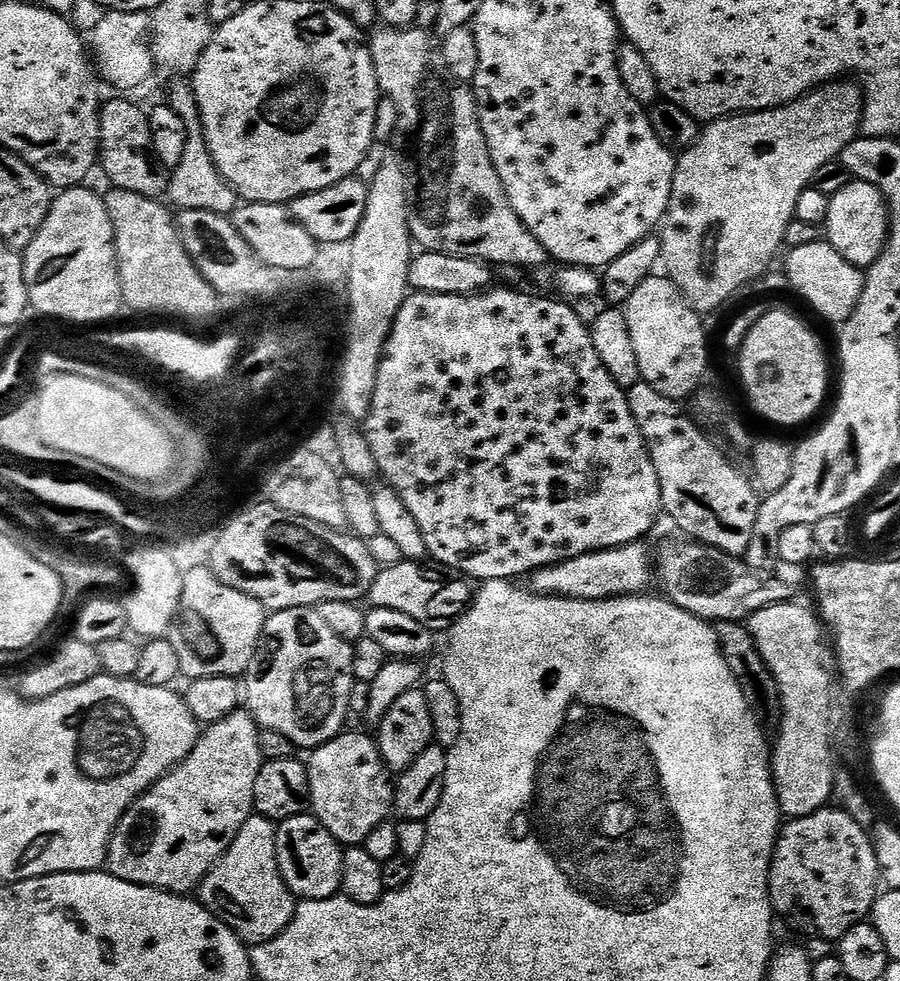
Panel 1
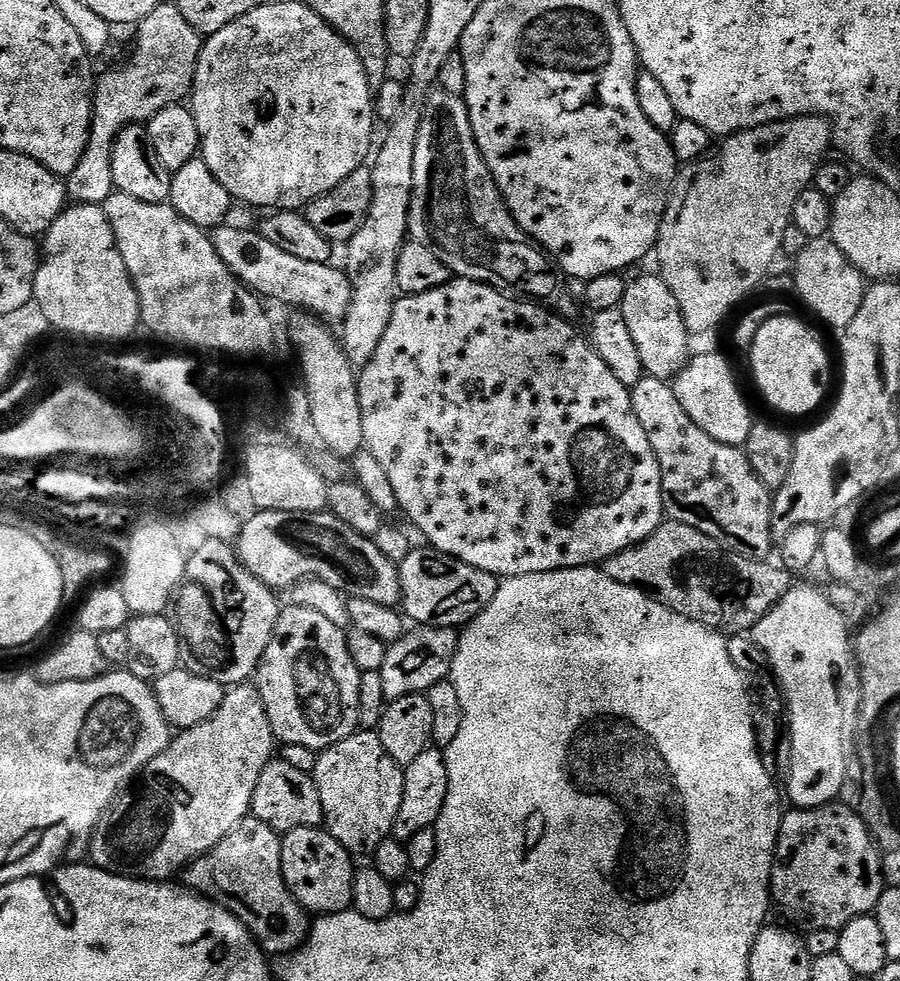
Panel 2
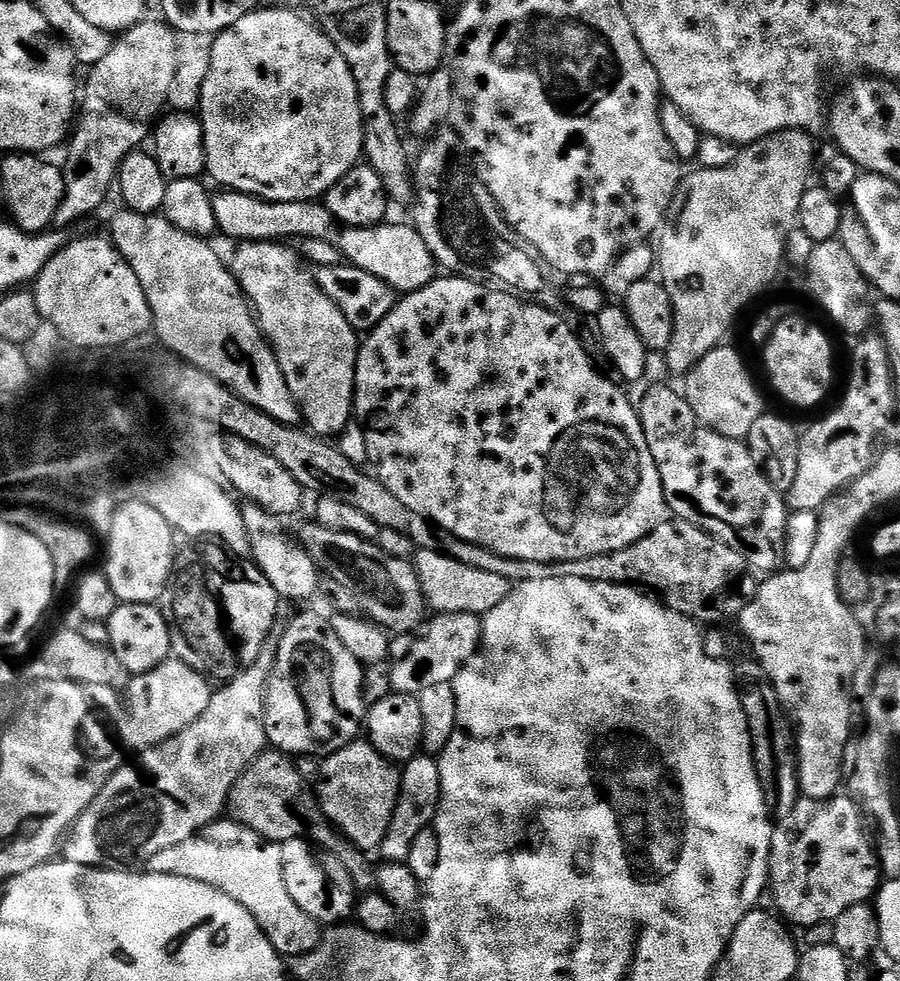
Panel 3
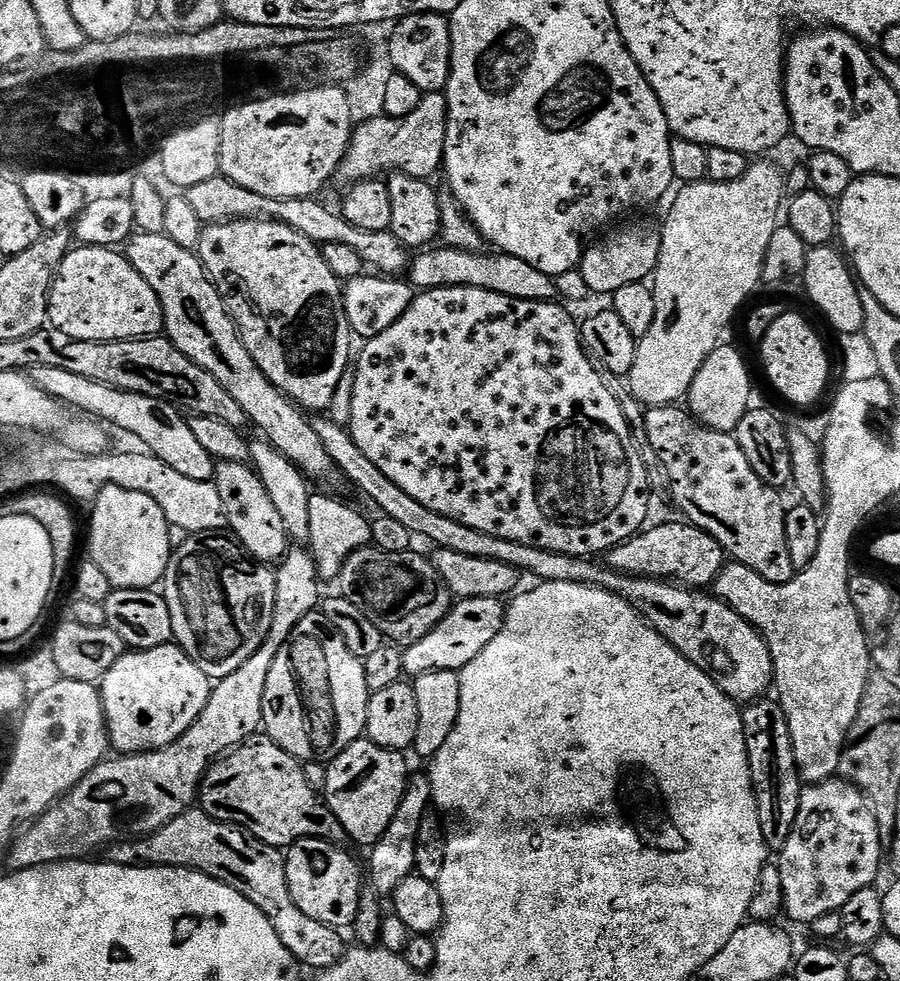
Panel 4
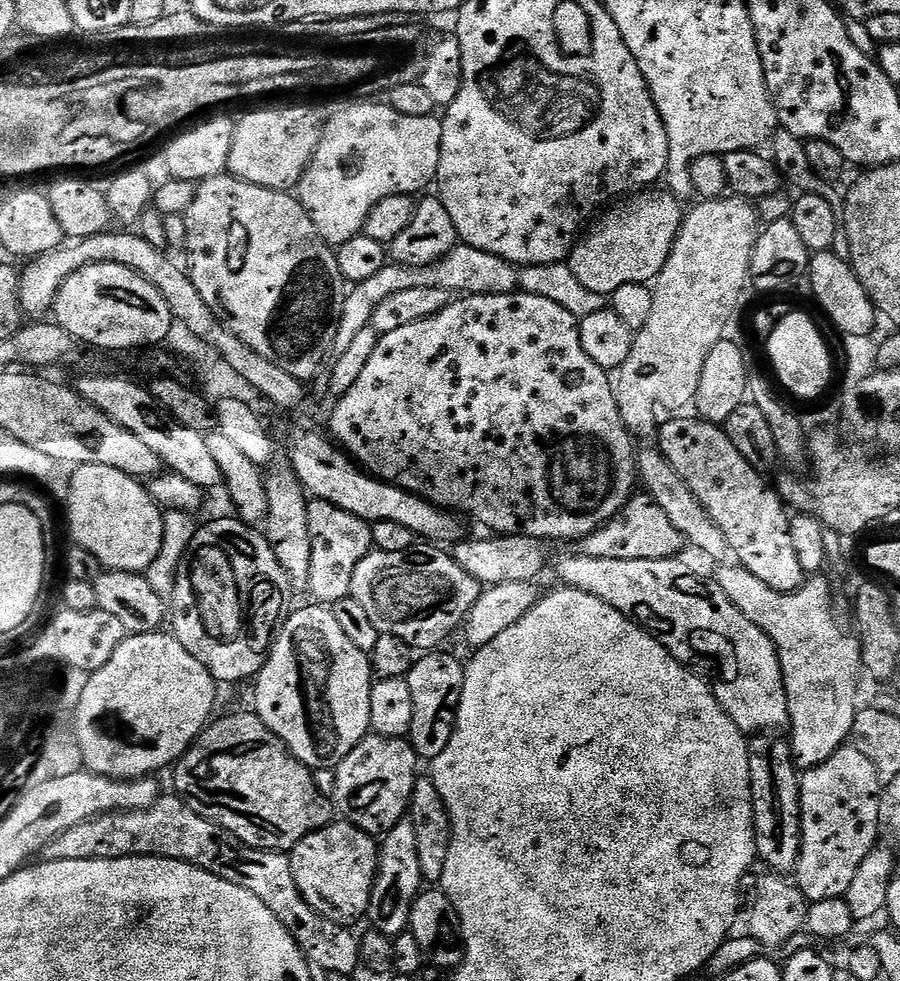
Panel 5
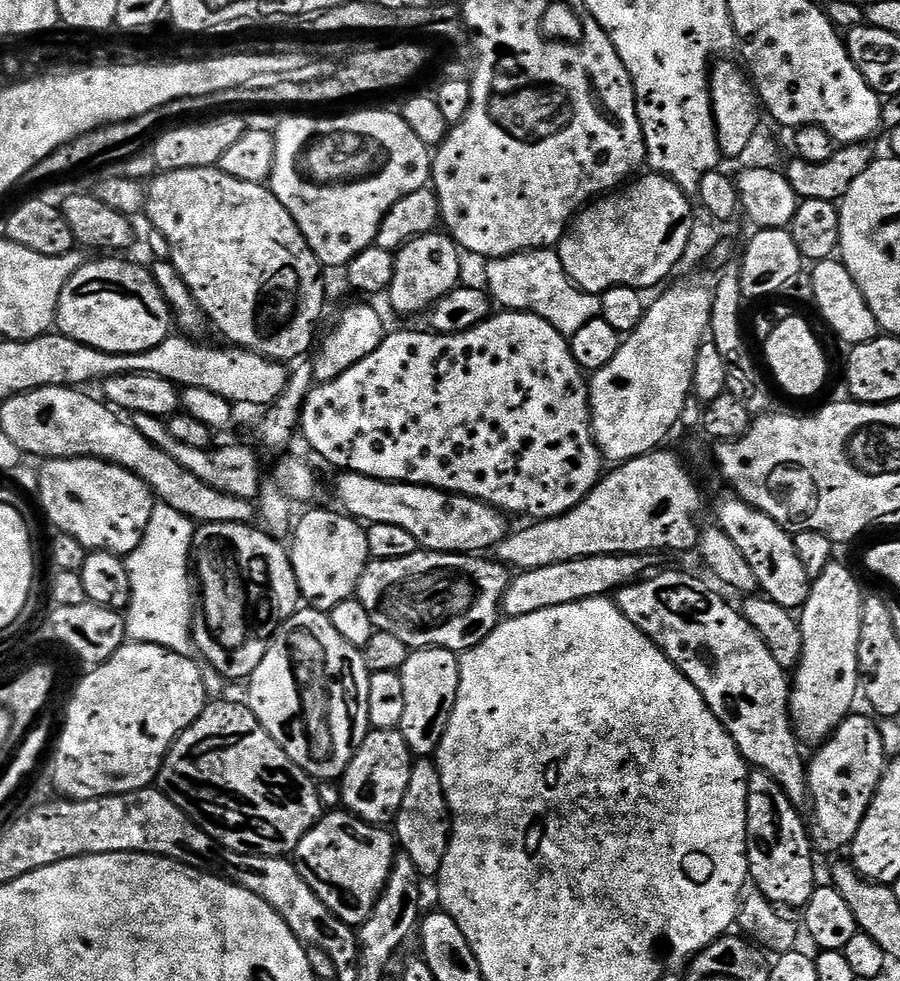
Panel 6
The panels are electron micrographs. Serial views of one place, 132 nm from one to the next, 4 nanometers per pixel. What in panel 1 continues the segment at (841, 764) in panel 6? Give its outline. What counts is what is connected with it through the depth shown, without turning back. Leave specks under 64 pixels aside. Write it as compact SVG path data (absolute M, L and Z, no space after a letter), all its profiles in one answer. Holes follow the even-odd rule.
M831 806L819 808L814 814L809 816L798 816L789 819L787 823L781 827L779 836L776 837L776 849L772 852L772 865L768 871L768 893L772 899L772 910L777 917L780 916L792 928L797 928L804 935L804 938L817 936L823 940L831 940L839 942L849 930L856 924L865 923L872 915L872 907L876 905L876 897L882 888L882 877L880 867L878 866L878 858L876 857L876 845L873 837L870 835L869 829L863 828L858 822L854 822L854 818L850 818L849 814L840 812Z

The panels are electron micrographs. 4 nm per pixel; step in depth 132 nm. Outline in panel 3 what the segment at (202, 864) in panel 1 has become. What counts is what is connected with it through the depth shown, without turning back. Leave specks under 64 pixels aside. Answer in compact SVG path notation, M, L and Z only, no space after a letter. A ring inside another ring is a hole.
M269 638L262 646L260 657L242 674L217 687L210 698L210 706L186 730L164 740L161 744L145 747L140 761L129 762L102 786L98 798L86 806L84 813L72 823L62 841L63 859L87 868L113 866L144 866L154 854L186 842L208 824L221 819L228 807L228 795L243 772L269 747L264 725L264 695L268 693L268 679L276 661L279 639Z

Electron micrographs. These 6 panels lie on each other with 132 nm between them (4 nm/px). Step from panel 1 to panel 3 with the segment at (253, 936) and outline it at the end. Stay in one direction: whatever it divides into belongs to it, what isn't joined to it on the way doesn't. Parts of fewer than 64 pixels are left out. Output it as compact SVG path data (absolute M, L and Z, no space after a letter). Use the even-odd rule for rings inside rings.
M231 818L215 820L198 834L186 838L186 842L178 842L178 846L154 854L146 868L154 874L194 878L222 890L222 894L230 894L234 902L246 906L246 910L254 914L254 922L258 922L262 934L266 934L270 946L274 946L281 958L305 956L320 947L320 921L310 918L310 914L290 898L290 890L286 890L281 845L258 835L245 824Z

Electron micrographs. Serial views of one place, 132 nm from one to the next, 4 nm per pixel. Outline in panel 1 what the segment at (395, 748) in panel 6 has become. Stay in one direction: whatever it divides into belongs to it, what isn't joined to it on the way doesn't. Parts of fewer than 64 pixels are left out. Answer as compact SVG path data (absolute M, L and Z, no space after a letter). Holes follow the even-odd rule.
M345 730L330 742L311 749L307 757L306 767L310 782L310 812L316 819L330 830L330 834L341 846L360 846L366 838L370 838L370 830L389 819L394 808L394 780L380 757L380 746L360 730Z

